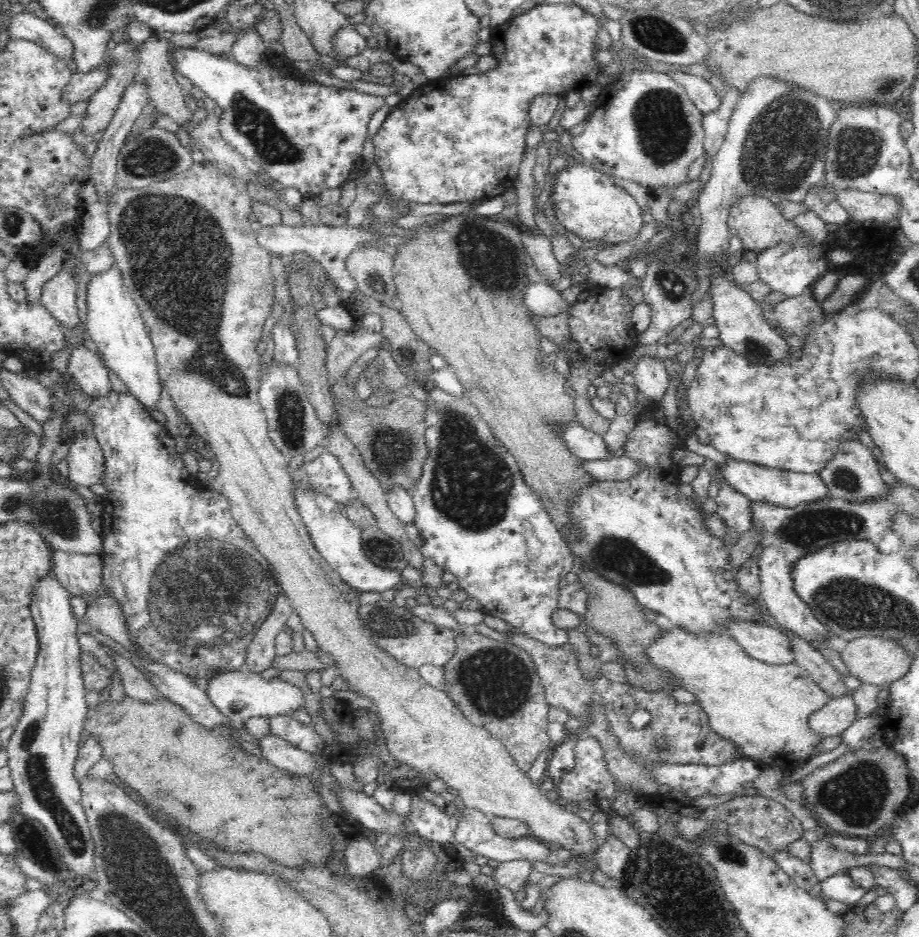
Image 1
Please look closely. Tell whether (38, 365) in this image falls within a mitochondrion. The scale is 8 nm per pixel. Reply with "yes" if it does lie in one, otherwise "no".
no

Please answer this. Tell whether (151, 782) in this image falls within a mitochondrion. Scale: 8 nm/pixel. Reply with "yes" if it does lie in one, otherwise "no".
no

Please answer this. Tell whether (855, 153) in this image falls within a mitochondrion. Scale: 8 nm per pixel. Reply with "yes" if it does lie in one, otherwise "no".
yes

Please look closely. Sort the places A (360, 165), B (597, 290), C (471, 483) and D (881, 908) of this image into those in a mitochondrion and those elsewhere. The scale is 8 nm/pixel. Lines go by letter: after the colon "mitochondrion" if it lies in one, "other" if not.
A: other
B: other
C: mitochondrion
D: other

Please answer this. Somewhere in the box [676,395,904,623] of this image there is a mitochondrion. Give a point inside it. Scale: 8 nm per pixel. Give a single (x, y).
(805, 529)

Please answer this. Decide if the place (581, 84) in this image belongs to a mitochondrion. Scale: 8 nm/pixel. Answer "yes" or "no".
no

